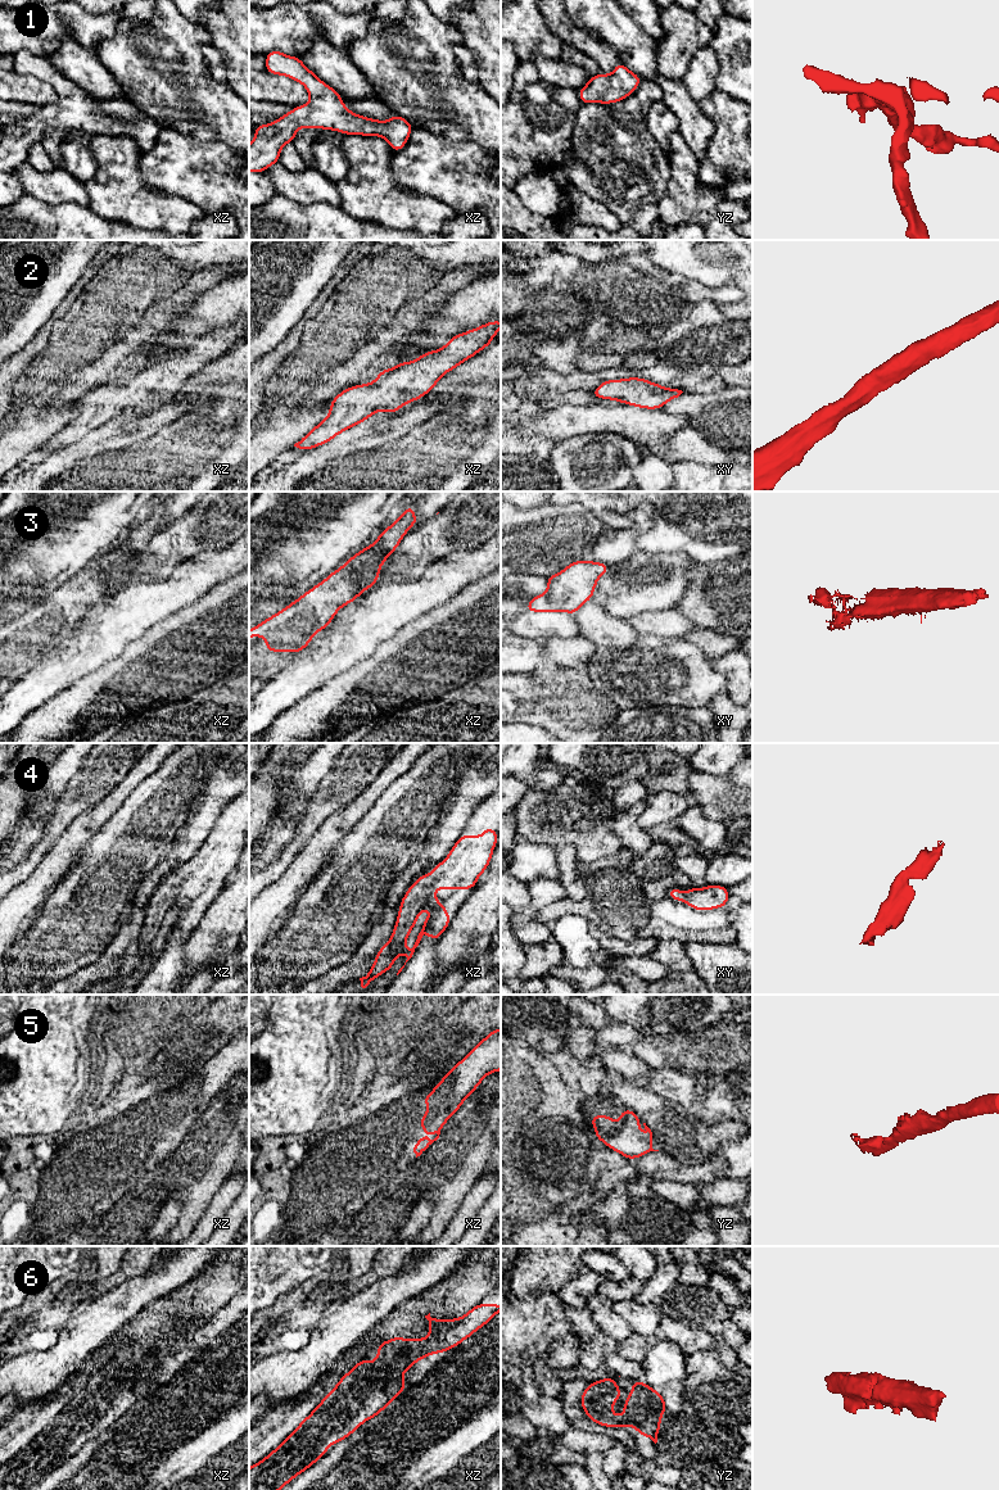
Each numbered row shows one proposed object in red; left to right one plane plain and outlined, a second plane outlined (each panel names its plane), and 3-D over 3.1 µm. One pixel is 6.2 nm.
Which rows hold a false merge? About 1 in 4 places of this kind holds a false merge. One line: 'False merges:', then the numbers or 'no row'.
False merges: no row

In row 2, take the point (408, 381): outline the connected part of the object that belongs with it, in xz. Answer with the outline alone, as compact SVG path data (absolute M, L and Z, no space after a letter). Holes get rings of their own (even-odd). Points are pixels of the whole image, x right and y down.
M489 321L483 326L471 329L466 332L452 336L448 343L433 352L422 353L412 362L399 362L393 368L385 368L376 376L374 382L354 385L340 391L331 399L329 415L325 420L318 422L306 436L300 438L294 447L306 452L322 444L329 443L343 431L357 426L366 421L378 411L383 409L385 413L394 413L404 404L416 402L425 397L440 380L440 377L470 359L480 350L492 344L494 335L501 330L501 321Z

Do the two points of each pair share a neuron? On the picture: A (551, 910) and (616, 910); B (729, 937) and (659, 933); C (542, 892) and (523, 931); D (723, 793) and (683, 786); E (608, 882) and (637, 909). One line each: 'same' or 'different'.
A: same
B: same
C: same
D: different
E: same

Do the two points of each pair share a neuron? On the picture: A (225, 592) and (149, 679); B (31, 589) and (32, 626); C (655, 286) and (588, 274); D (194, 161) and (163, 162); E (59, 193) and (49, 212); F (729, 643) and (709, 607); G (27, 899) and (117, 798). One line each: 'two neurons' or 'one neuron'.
A: one neuron
B: two neurons
C: one neuron
D: one neuron
E: two neurons
F: two neurons
G: one neuron

